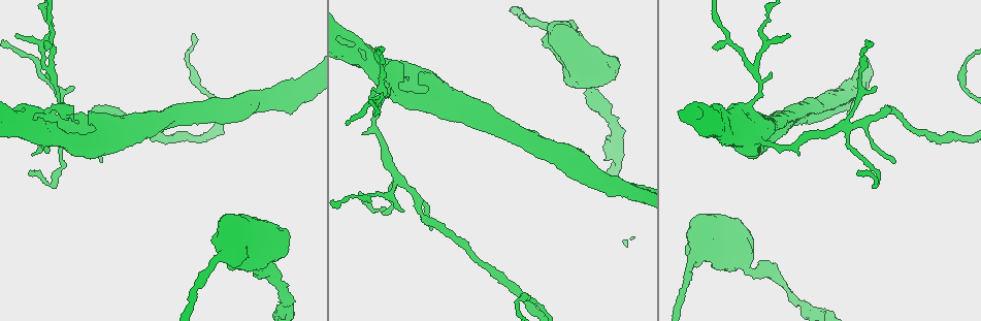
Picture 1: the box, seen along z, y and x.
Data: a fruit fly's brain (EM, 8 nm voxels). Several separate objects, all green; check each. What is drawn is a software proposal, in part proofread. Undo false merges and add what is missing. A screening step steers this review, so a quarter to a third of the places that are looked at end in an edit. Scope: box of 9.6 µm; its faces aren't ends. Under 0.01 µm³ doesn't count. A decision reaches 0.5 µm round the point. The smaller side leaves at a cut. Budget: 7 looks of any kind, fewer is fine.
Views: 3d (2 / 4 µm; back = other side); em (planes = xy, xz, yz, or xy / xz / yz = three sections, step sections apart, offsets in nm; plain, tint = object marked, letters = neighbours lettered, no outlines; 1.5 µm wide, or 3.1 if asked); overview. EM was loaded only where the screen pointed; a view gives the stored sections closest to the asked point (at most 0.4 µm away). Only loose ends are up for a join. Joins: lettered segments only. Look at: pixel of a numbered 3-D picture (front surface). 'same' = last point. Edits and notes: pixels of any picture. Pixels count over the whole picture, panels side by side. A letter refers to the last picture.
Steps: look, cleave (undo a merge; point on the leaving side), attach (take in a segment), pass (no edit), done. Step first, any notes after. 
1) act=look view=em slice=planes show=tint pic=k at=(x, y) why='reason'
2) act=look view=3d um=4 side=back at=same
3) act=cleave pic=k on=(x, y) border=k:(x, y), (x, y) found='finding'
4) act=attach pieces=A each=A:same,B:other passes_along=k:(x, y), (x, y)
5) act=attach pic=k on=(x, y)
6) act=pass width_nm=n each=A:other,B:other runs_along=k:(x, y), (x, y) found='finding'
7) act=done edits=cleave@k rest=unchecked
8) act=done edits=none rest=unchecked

act=look view=3d um=4 pic=1 at=(54, 183) why='sharp bend'

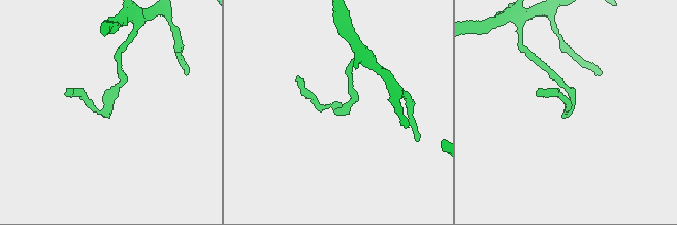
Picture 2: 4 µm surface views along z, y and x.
act=look view=em slice=planes show=plain pic=2 at=(335, 106)

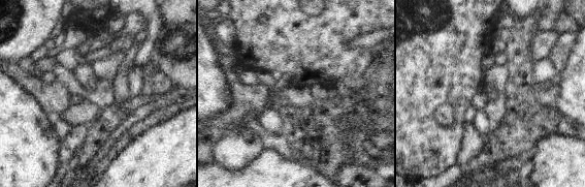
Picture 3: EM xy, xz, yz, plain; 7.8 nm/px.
act=look view=em slice=planes show=letters at=same why='see the neighbours'

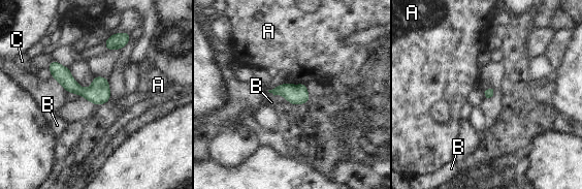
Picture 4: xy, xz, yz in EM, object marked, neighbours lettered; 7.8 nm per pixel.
act=pass each=A:other,B:other,C:other runs_along=4:(53, 64), (79, 91), (107, 96) found='all the same cell'

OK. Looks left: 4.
act=look view=em slice=xy step=4 show=tint pic=1 at=(16, 36) why='tapers out'

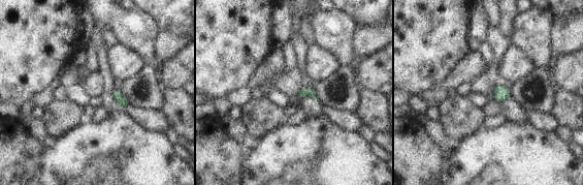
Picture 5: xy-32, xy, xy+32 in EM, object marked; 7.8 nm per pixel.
act=look view=em slice=planes show=letters at=same why='cut it another way'

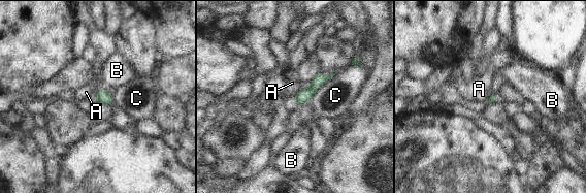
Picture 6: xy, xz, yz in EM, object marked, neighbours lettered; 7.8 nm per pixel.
act=pass each=A:other,B:other,C:other found='no lettered segment goes on from it'

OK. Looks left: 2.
act=done edits=none rest=unchecked

